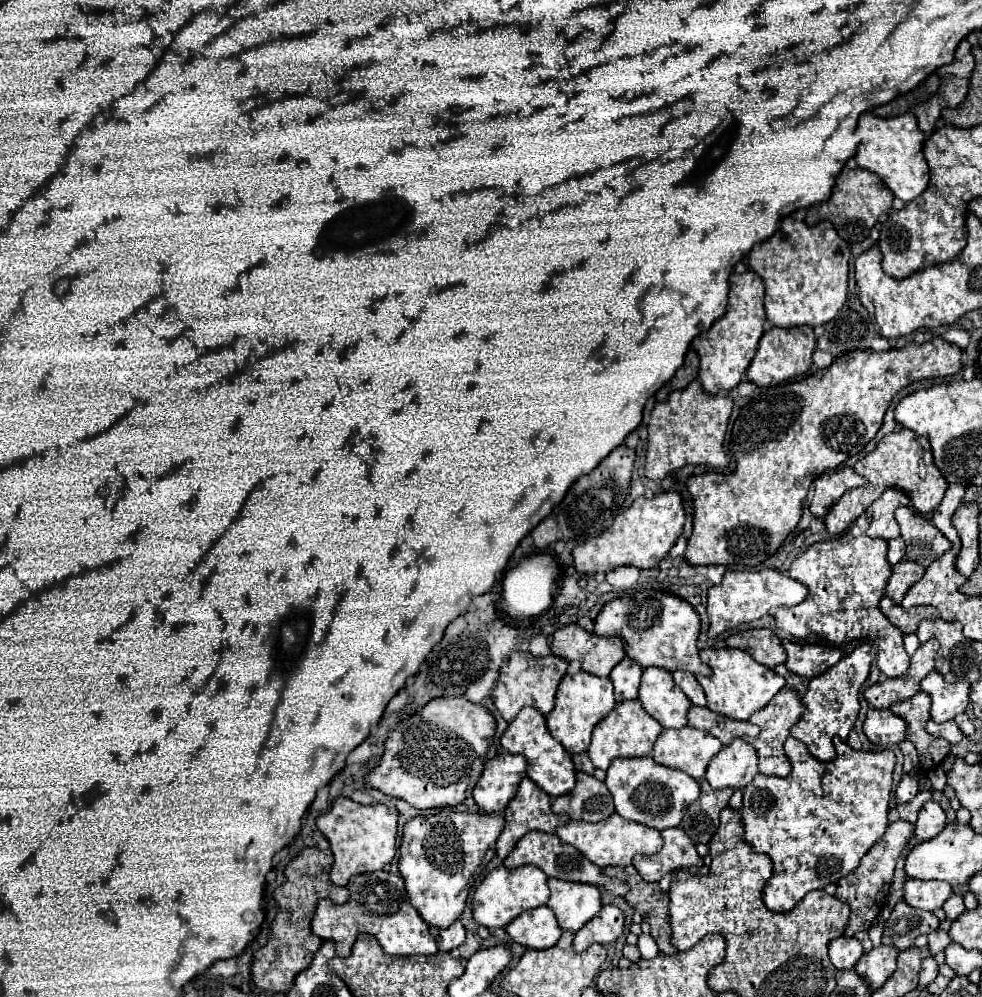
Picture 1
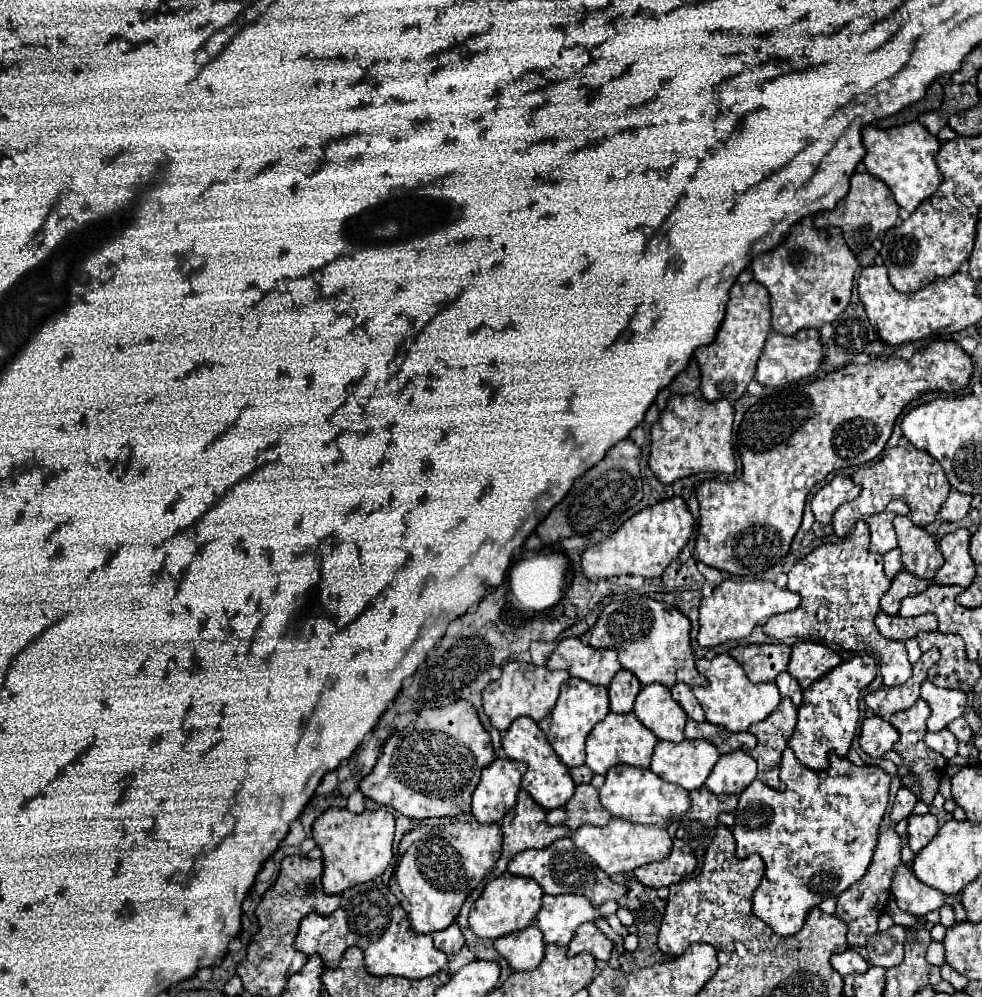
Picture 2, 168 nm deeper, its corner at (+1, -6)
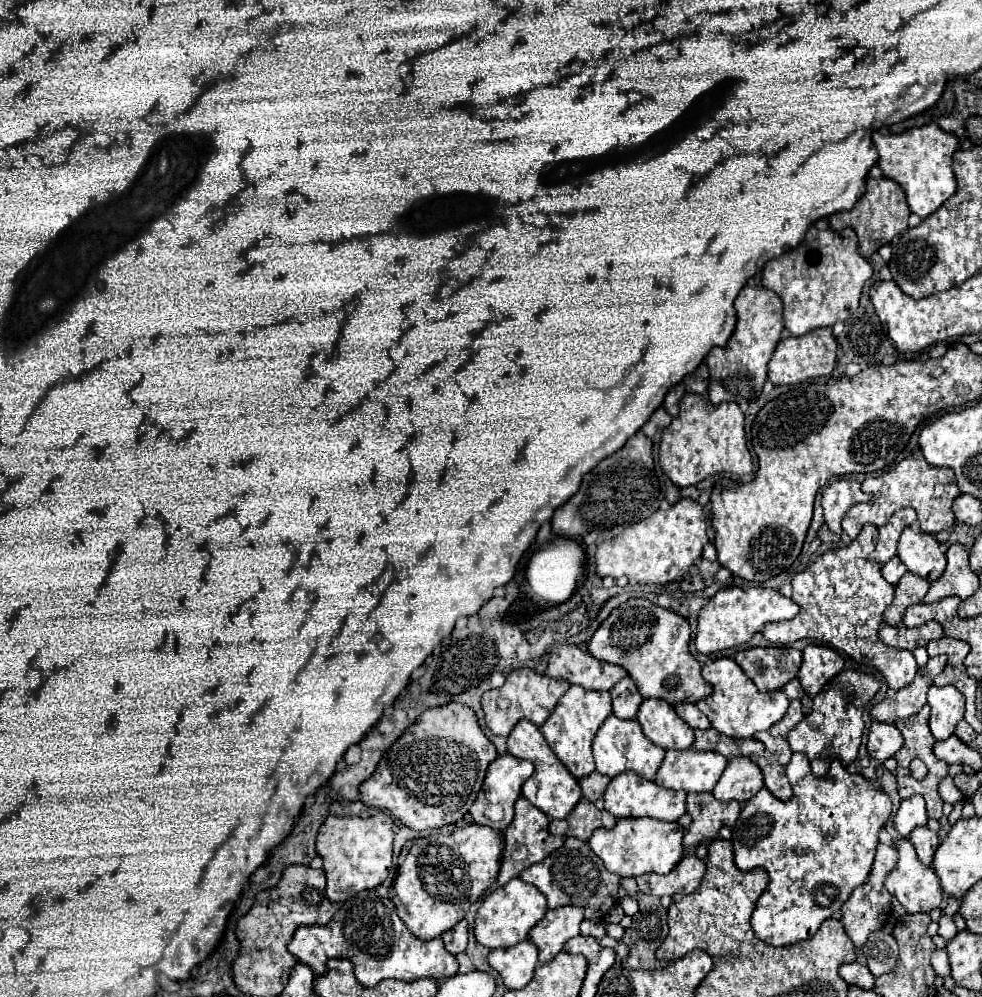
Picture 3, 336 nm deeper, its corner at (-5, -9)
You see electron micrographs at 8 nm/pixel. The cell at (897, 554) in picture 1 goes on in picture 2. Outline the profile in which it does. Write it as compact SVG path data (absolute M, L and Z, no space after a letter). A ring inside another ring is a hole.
M891 549L889 553L883 555L883 561L885 561L885 575L889 579L893 579L901 569L903 569L903 563L901 563L901 551L899 549Z

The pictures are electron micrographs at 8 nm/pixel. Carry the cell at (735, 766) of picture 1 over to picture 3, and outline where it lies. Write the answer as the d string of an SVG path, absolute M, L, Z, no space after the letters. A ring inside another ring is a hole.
M745 756L729 760L721 780L717 782L713 796L721 802L747 802L763 788L763 774L755 762Z

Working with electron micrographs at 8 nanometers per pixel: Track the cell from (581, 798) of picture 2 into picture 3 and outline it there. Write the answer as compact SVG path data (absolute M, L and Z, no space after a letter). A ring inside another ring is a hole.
M581 798L579 806L575 806L565 820L551 820L549 832L573 836L587 842L597 828L613 828L615 822L617 818L611 816L607 810L597 810L593 802Z

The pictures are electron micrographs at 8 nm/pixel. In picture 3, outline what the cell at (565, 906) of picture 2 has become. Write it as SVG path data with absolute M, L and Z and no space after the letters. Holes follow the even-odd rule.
M563 906L547 910L543 920L531 930L529 940L539 950L539 962L549 962L563 950L563 942L579 936L579 924L583 922L583 908Z

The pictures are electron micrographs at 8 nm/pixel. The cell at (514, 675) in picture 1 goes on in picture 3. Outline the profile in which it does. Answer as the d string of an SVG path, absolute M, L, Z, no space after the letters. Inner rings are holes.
M527 666L517 668L507 674L507 680L501 688L483 694L481 706L485 712L485 722L495 736L509 736L509 732L519 720L531 720L535 726L541 726L549 718L557 700L567 692L569 686L571 684L567 680L555 680L545 674L537 674Z

